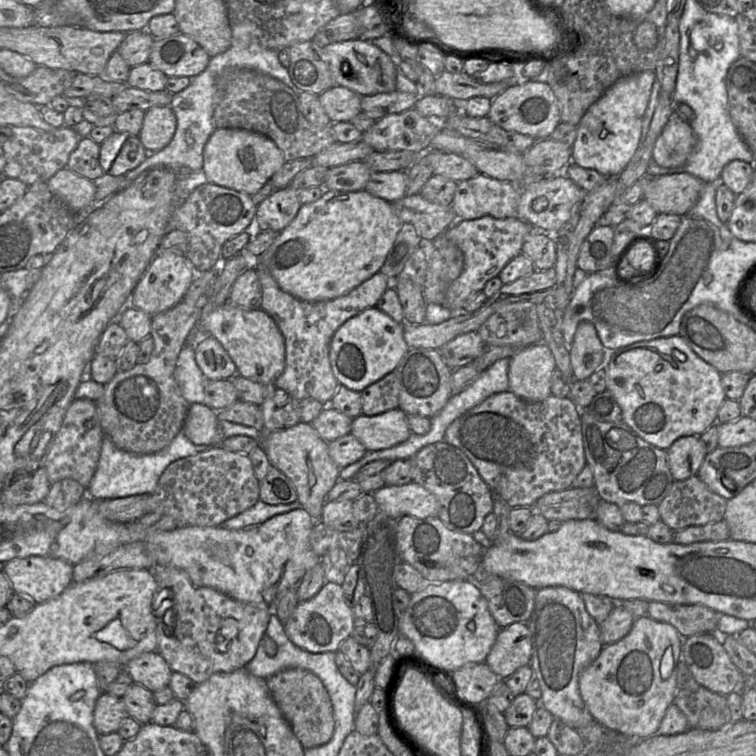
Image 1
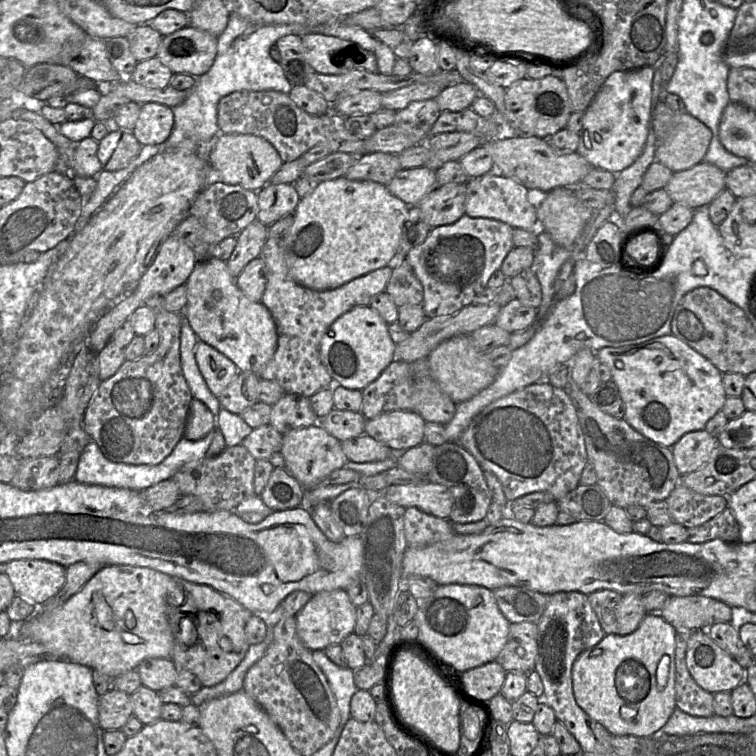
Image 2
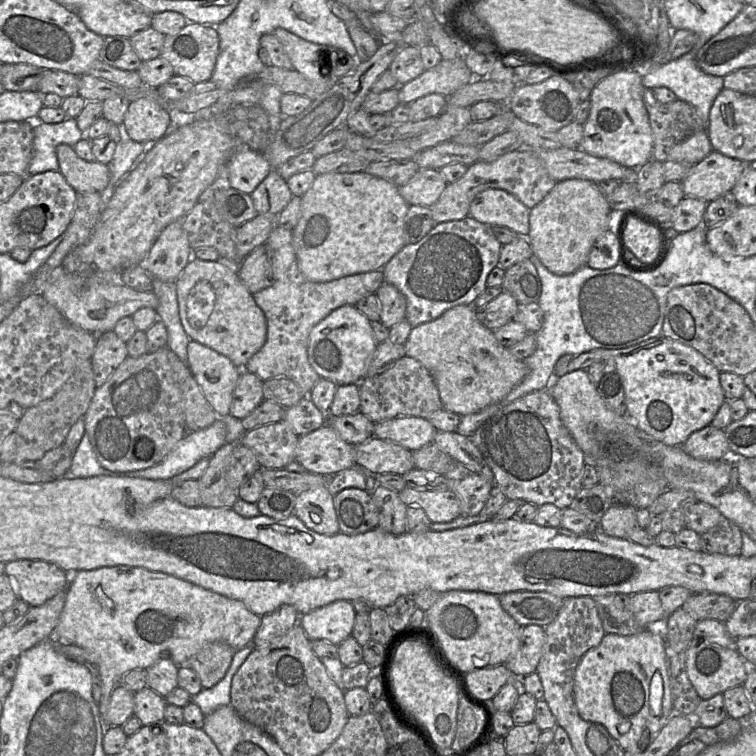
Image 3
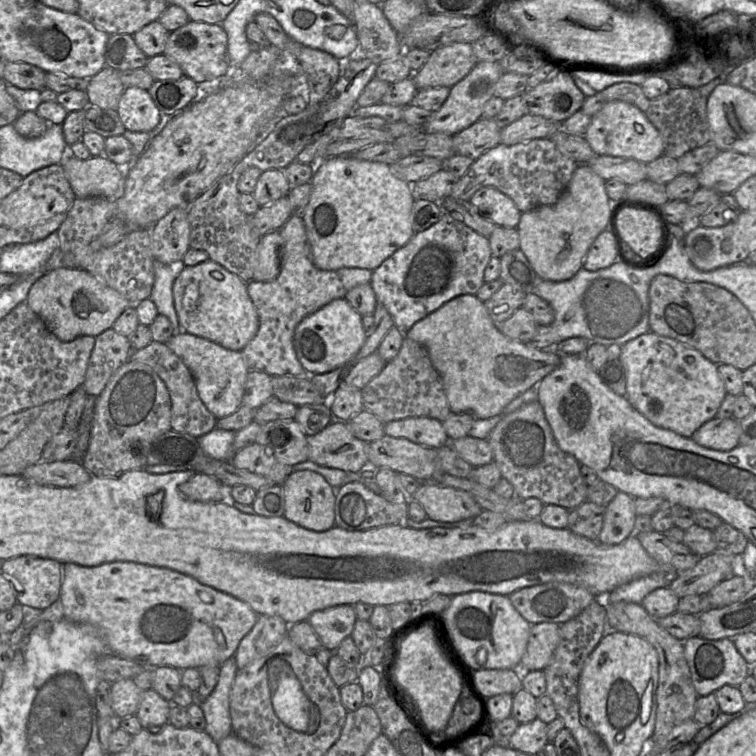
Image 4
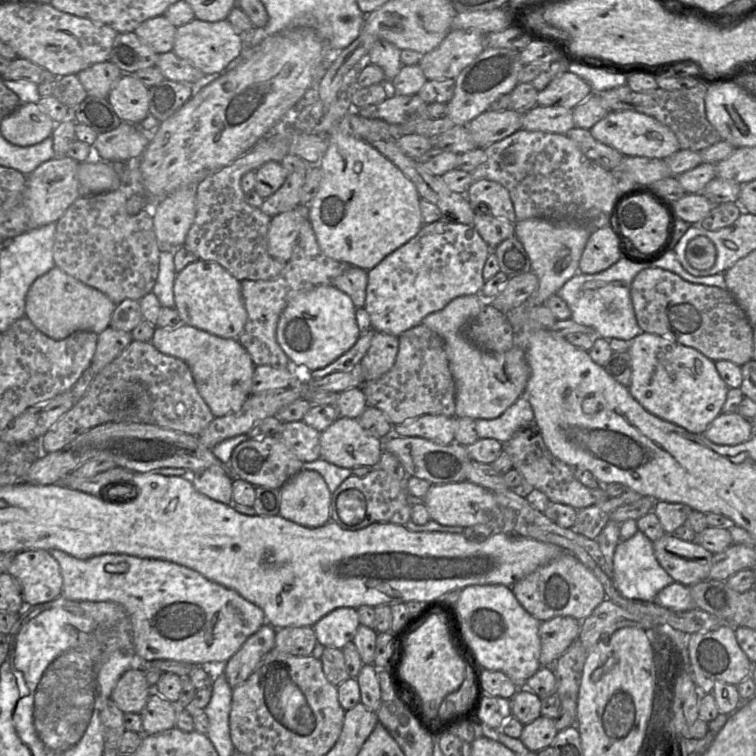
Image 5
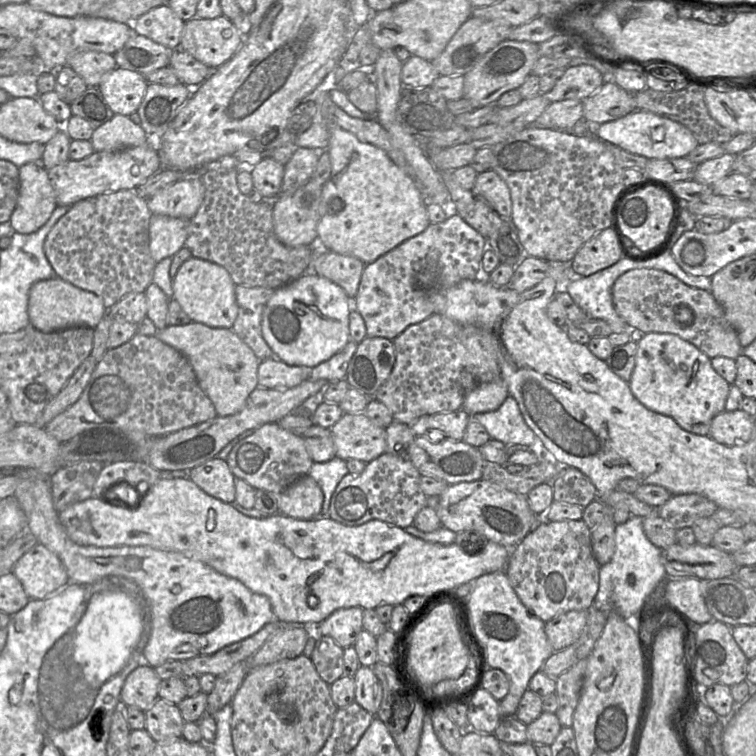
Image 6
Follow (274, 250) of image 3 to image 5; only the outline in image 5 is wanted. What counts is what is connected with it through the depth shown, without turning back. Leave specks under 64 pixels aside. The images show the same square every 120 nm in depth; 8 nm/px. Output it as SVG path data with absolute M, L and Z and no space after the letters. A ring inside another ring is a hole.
M305 220L300 228L297 243L289 261L281 273L269 280L242 280L241 293L247 311L247 322L238 341L247 350L255 366L291 368L288 356L276 339L277 325L289 302L297 295L321 285L331 285L352 265L328 257L320 248L313 227Z

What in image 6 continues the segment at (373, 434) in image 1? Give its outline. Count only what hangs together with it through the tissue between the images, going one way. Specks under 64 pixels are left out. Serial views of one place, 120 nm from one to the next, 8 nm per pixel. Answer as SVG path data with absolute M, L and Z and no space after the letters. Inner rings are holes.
M463 409L425 415L411 424L416 436L433 437L436 440L459 440L464 437L471 416Z

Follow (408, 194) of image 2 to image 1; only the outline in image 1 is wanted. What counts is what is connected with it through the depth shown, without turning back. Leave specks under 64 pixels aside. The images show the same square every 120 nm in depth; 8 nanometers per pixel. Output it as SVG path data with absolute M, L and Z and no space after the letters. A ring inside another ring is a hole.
M407 171L376 172L371 175L364 190L393 203L406 196L408 181Z

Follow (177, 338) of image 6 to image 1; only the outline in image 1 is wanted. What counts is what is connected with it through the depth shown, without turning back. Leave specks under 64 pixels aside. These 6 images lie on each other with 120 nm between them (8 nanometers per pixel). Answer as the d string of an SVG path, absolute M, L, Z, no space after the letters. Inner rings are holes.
M203 335L195 345L195 359L207 380L230 379L237 366L222 344L211 335Z

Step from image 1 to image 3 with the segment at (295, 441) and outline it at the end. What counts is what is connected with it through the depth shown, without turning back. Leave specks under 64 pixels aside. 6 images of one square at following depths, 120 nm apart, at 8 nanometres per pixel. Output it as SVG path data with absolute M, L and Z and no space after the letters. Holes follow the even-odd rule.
M329 425L300 436L296 460L308 472L335 475L356 465L355 445L343 440Z

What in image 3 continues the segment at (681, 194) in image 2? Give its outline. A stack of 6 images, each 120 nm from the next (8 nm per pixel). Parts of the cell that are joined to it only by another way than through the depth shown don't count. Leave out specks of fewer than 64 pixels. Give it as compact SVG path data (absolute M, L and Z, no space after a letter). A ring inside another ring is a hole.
M712 151L691 167L681 182L683 192L686 197L711 202L730 192L749 164Z

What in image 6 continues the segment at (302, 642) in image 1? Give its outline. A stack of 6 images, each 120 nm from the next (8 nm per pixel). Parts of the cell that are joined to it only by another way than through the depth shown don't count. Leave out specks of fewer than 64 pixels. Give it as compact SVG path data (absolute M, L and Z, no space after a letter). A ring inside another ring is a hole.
M342 608L334 611L318 625L321 635L330 636L342 648L353 646L363 630L363 609Z

